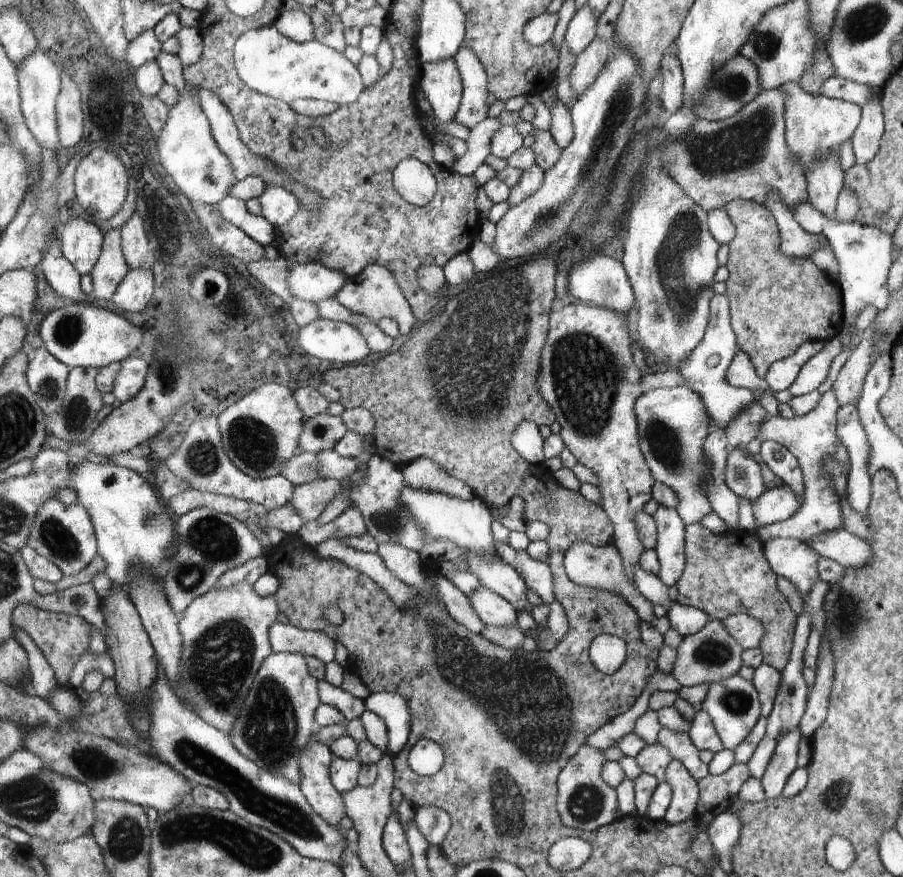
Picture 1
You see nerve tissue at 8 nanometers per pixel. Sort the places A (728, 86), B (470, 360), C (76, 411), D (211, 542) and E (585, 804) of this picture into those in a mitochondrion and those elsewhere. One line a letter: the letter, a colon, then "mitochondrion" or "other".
A: mitochondrion
B: mitochondrion
C: mitochondrion
D: mitochondrion
E: mitochondrion

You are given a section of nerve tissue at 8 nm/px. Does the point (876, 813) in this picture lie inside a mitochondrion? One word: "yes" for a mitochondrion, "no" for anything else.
yes

